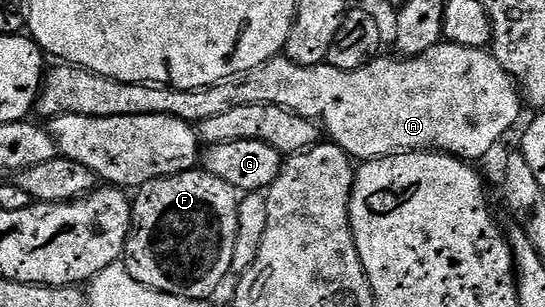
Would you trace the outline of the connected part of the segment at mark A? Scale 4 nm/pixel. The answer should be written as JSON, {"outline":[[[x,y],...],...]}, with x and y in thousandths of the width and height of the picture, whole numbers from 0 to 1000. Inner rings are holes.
{"outline":[[[807,137],[793,160],[785,160],[769,179],[754,179],[750,186],[721,186],[723,192],[706,192],[695,186],[686,192],[675,212],[668,212],[661,225],[646,225],[633,231],[631,225],[617,225],[607,205],[594,202],[587,212],[572,212],[560,218],[558,212],[543,212],[534,192],[527,192],[523,176],[506,182],[495,192],[484,212],[477,212],[470,225],[462,225],[450,251],[439,254],[435,264],[409,264],[398,270],[393,283],[371,283],[363,296],[332,296],[310,277],[277,277],[273,270],[229,270],[228,264],[213,264],[211,257],[191,257],[185,244],[172,244],[167,231],[156,231],[150,218],[134,212],[99,212],[83,235],[81,267],[75,296],[70,300],[70,332],[66,339],[68,371],[77,371],[84,394],[110,381],[112,375],[152,375],[154,381],[235,381],[237,375],[314,375],[316,381],[330,381],[341,401],[358,407],[372,401],[382,381],[396,381],[396,368],[413,368],[417,355],[426,355],[433,342],[470,342],[483,336],[484,342],[506,342],[523,362],[534,362],[538,375],[549,375],[560,388],[571,388],[574,401],[582,401],[593,430],[602,436],[604,463],[613,466],[624,485],[631,485],[631,498],[642,508],[650,524],[677,524],[681,518],[703,518],[714,505],[738,505],[745,492],[802,492],[815,505],[833,505],[840,518],[857,524],[872,524],[870,518],[884,518],[928,436],[936,427],[936,410],[950,388],[950,371],[961,362],[961,326],[952,300],[949,270],[936,241],[923,225],[917,199],[910,199],[910,186],[897,163],[881,153],[853,153],[851,147],[837,147],[835,140]]]}

